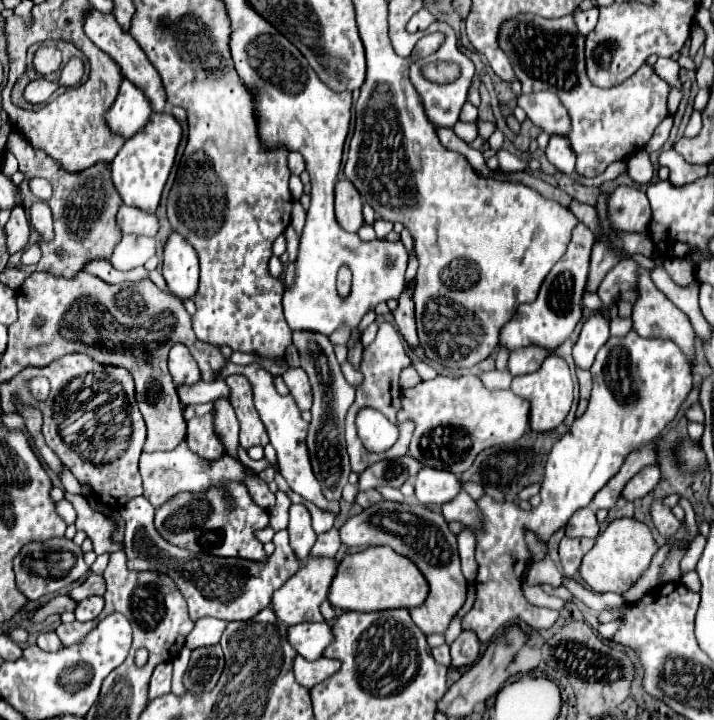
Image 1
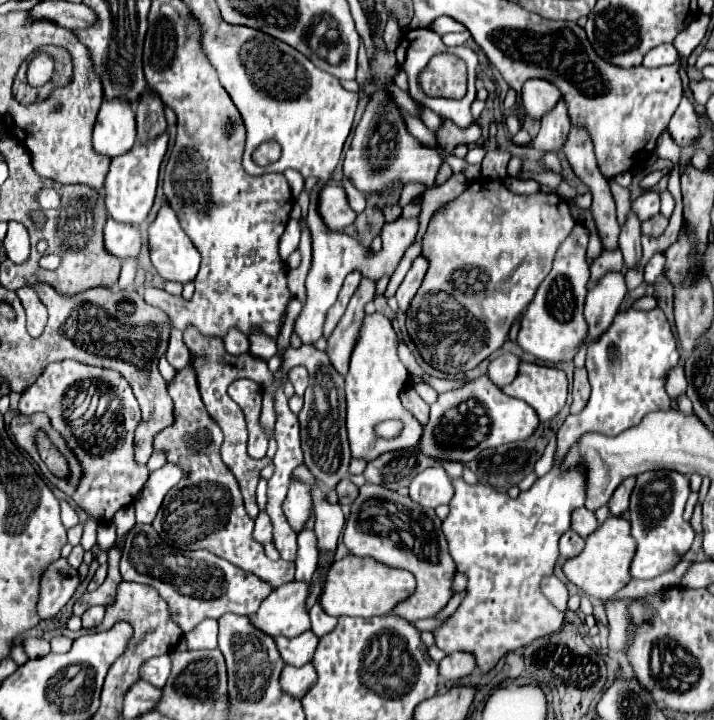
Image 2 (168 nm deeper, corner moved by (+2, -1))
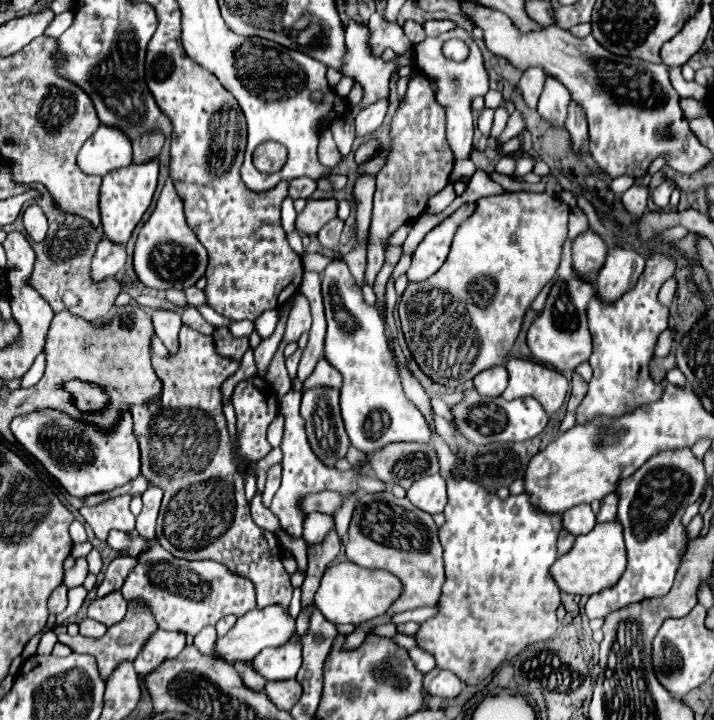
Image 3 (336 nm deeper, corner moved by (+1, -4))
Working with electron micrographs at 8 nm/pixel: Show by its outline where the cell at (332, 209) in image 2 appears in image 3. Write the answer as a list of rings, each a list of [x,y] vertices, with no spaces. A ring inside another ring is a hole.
[[[309,199],[305,209],[301,213],[297,213],[295,219],[295,229],[299,233],[307,233],[307,235],[317,235],[319,229],[337,217],[337,201],[335,199]]]

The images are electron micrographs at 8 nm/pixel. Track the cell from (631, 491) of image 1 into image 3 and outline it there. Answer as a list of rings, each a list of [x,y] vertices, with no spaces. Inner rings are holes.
[[[609,493],[601,499],[601,509],[597,513],[597,523],[615,521],[617,519],[617,495]]]

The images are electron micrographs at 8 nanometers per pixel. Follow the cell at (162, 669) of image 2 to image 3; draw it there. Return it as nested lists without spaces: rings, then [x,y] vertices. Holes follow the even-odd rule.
[[[157,629],[157,633],[153,633],[153,637],[149,637],[149,641],[145,641],[141,653],[133,661],[137,675],[145,677],[159,663],[163,663],[165,659],[181,653],[183,647],[185,647],[185,633]]]

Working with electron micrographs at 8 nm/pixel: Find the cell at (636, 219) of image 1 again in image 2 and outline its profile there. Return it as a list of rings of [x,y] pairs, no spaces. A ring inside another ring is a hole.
[[[648,190],[636,200],[632,200],[632,212],[640,218],[640,222],[650,220],[654,214],[658,214],[658,210],[660,210],[660,198],[658,192],[654,190]]]

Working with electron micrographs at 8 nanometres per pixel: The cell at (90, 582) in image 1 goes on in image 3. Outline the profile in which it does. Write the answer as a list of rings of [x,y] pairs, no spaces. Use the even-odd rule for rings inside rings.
[[[121,555],[121,557],[113,559],[111,565],[107,567],[103,583],[97,587],[97,595],[105,597],[105,595],[109,595],[113,591],[119,591],[121,585],[125,583],[125,577],[133,571],[133,565],[137,565],[137,559],[127,557],[127,555]]]

